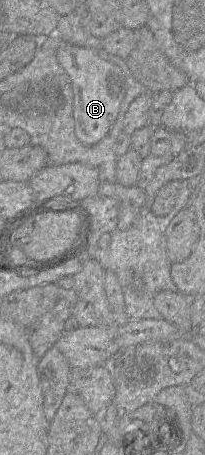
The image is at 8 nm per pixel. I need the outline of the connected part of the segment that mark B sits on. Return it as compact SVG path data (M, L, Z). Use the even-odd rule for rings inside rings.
M61 42L57 59L68 74L73 89L73 117L77 138L85 145L98 143L114 124L126 94L122 69L101 57L97 50Z

